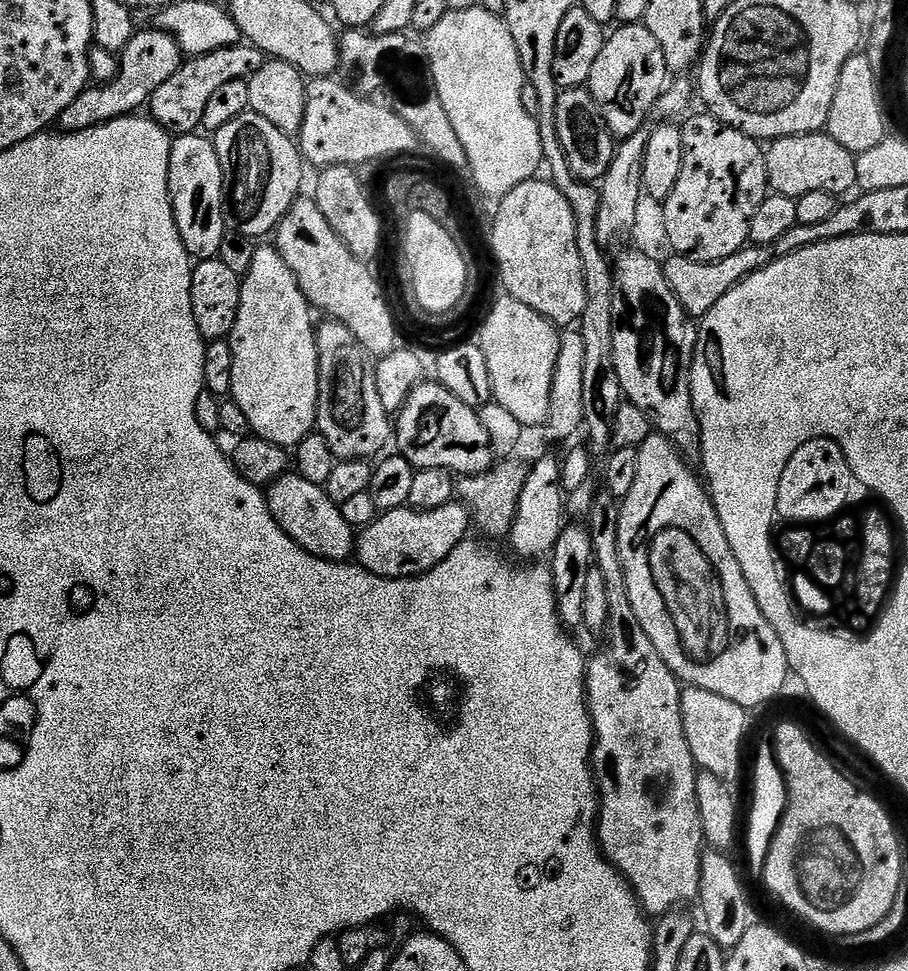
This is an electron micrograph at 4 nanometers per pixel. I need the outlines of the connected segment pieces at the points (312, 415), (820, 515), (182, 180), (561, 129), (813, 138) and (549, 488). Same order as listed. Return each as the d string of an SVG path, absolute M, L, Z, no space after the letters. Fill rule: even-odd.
M275 246L257 247L254 254L254 262L250 262L250 270L242 277L240 286L240 305L236 321L232 327L230 343L234 350L234 382L230 393L231 399L235 400L238 406L242 406L242 414L246 414L246 422L250 422L252 427L251 435L260 437L266 442L274 443L285 450L295 449L302 438L306 438L316 427L316 407L318 406L318 346L316 345L317 325L312 324L313 309L310 307L308 299L302 294L298 282L294 278L292 271L286 262L281 258L279 250Z
M811 440L806 442L786 462L786 470L782 470L782 482L778 482L778 498L776 499L776 514L781 521L793 520L796 526L812 526L817 522L831 521L838 510L849 507L848 495L854 489L854 477L842 450L833 440Z
M185 132L173 139L170 150L168 189L178 234L189 256L196 262L217 259L222 246L222 238L226 234L224 175L218 158L218 150L207 135Z
M587 87L566 88L561 91L556 103L556 133L562 142L562 150L566 150L566 162L570 162L570 170L574 170L576 177L585 182L603 181L606 170L616 153L617 141L609 132L606 122Z
M811 132L805 136L784 136L781 140L771 141L767 145L766 170L768 187L772 192L783 196L801 196L814 190L826 190L832 196L843 197L843 192L857 187L856 156L846 146L838 146L834 138L820 132Z
M544 456L533 468L527 469L522 486L522 494L518 498L518 510L512 520L510 541L512 548L524 562L536 562L547 557L552 547L558 542L560 529L566 523L565 493L560 483L561 461L552 456Z

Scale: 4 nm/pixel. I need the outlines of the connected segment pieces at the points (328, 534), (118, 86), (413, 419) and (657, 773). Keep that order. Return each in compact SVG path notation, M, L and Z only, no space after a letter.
M285 474L267 486L266 495L268 497L268 509L274 522L278 522L278 526L282 526L282 530L286 530L286 534L290 538L294 538L294 542L298 542L298 546L302 546L302 550L306 550L311 556L337 562L347 561L353 555L357 533L346 522L346 518L342 518L339 504L334 503L328 497L321 485L306 482L306 478L295 474Z
M149 26L145 32L137 31L130 38L130 42L119 53L120 69L115 78L109 84L98 84L84 89L66 110L62 110L58 121L58 128L61 133L81 132L90 130L94 126L102 126L111 120L117 120L123 116L131 116L139 113L140 108L149 103L158 90L169 78L178 74L182 63L182 53L178 42L168 32L162 32L155 26Z
M421 382L406 398L394 416L394 444L397 444L399 455L409 460L413 468L441 468L455 474L457 477L477 476L488 471L494 463L494 453L490 446L490 438L486 438L486 430L482 430L480 413L477 409L466 406L450 390L446 390L439 382Z
M596 506L586 517L586 527L592 536L594 566L598 570L602 570L602 578L606 581L606 595L610 601L610 618L608 619L608 631L606 633L608 641L605 642L604 649L596 657L591 657L588 660L588 679L586 681L588 710L592 714L592 731L594 733L592 775L596 781L596 790L600 794L600 814L596 821L596 838L604 856L622 873L628 885L635 890L641 908L649 917L659 918L665 916L667 912L673 911L674 906L688 906L684 904L693 903L697 899L700 857L705 851L706 841L702 830L702 818L698 814L696 759L693 758L690 746L686 742L684 723L682 722L682 706L680 705L682 684L681 681L676 679L676 675L672 673L670 666L666 666L666 662L662 662L662 654L658 654L658 650L654 650L654 642L650 642L650 638L646 638L646 630L642 630L642 622L638 622L638 614L634 614L634 606L630 606L630 594L626 590L626 578L624 577L624 567L620 561L620 547L618 546L619 521L620 513L615 507L602 508L602 506Z

